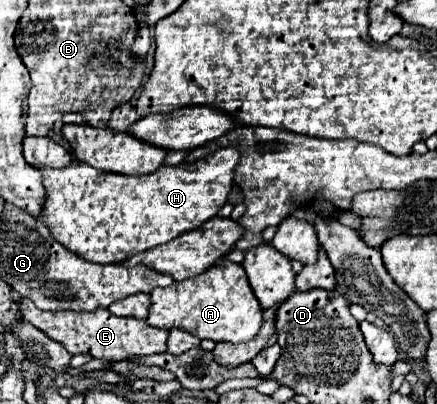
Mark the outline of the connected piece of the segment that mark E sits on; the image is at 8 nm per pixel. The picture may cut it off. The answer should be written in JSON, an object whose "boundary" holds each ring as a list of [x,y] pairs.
{"boundary":[[[22,298],[18,306],[26,322],[34,324],[46,336],[60,342],[70,354],[90,354],[102,360],[128,360],[130,356],[166,352],[168,330],[152,328],[148,326],[146,320],[140,318],[120,318],[106,308],[98,308],[96,312],[74,312],[74,310],[46,312],[38,310],[28,298]]]}

